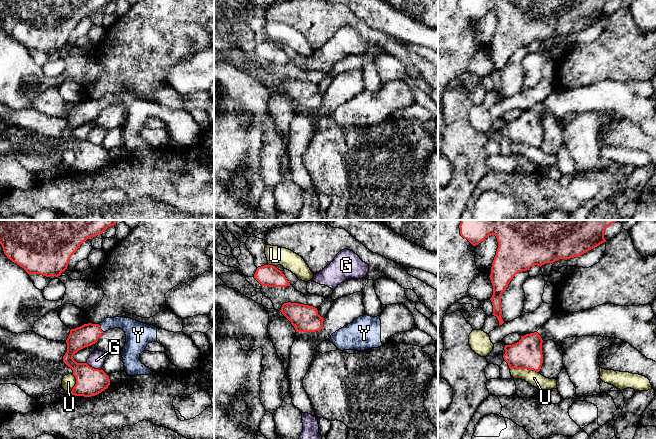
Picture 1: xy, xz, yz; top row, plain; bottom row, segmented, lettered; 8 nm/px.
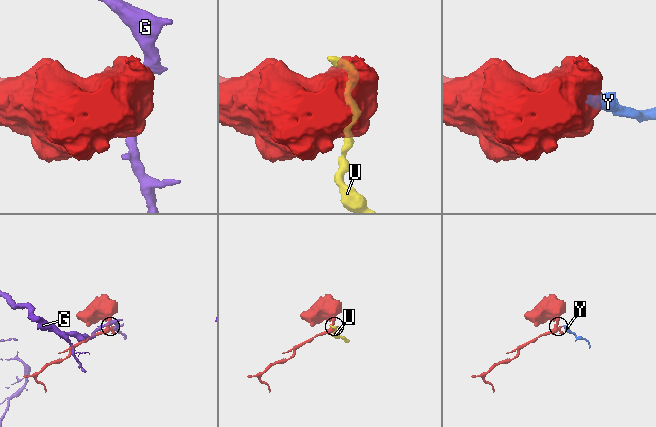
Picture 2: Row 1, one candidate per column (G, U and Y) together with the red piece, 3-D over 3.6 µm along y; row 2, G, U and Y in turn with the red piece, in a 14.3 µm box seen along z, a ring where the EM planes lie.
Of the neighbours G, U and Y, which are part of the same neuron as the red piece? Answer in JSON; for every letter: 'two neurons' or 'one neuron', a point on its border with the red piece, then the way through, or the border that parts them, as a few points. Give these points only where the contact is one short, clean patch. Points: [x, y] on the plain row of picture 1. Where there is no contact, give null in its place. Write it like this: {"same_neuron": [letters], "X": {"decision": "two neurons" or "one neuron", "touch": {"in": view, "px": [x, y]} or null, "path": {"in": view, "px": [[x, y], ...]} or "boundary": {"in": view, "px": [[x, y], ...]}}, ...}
{"same_neuron": ["Y"], "G": {"decision": "two neurons", "touch": {"in": "xy", "px": [93, 144]}, "boundary": {"in": "xy", "px": [[86, 138], [94, 144], [101, 145]]}}, "U": {"decision": "two neurons", "touch": {"in": "yz", "px": [524, 144]}}, "Y": {"decision": "one neuron", "touch": {"in": "xy", "px": [100, 104]}, "path": {"in": "xy", "px": [[86, 111], [100, 104], [108, 99], [131, 103]]}}}

